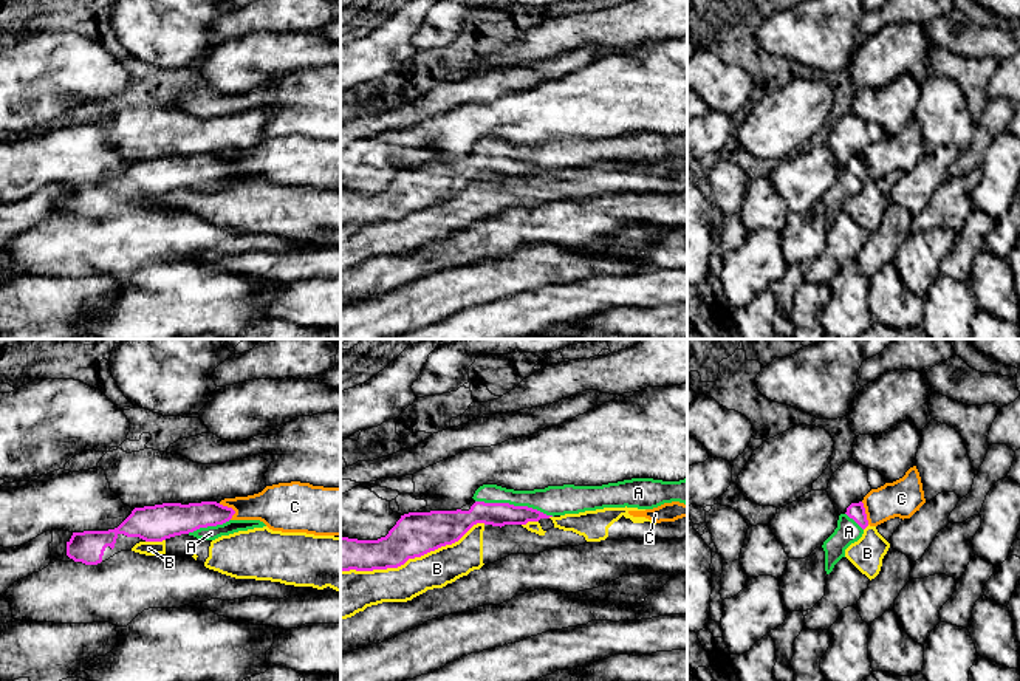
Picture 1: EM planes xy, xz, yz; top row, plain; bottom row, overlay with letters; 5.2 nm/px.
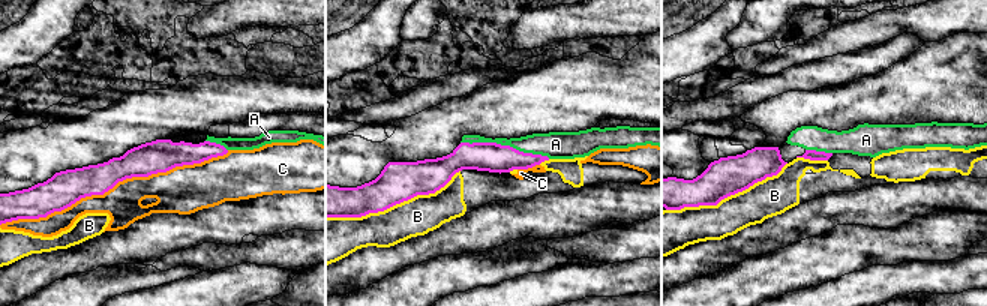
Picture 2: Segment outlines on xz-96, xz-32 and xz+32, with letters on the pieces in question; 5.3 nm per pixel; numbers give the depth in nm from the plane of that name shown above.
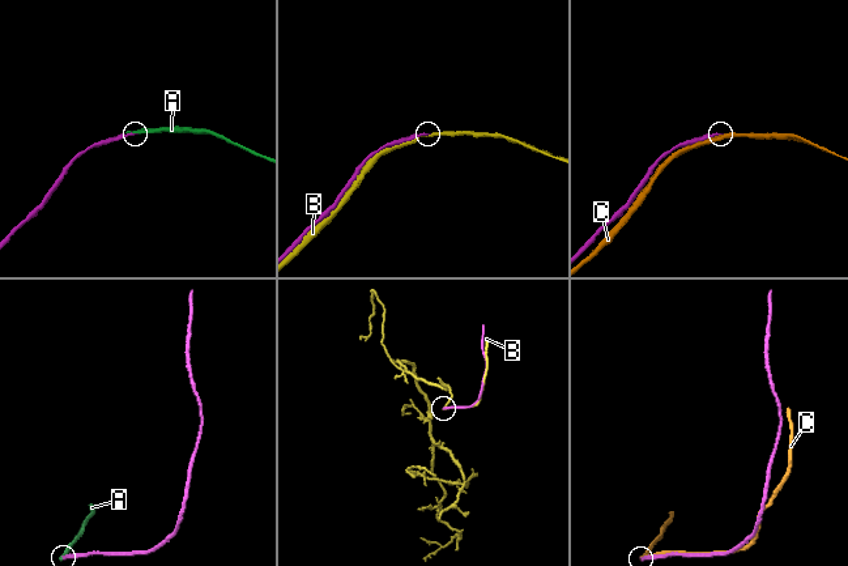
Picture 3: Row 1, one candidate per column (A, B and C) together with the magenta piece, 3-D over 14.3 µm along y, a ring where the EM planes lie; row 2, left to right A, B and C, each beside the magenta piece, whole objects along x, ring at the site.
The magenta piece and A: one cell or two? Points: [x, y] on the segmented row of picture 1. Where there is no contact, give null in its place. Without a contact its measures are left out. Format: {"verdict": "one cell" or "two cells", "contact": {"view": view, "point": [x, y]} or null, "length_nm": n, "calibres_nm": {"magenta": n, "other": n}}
{"verdict": "one cell", "contact": {"view": "xz", "point": [513, 505]}, "length_nm": 420, "calibres_nm": {"magenta": 130, "other": 160}}

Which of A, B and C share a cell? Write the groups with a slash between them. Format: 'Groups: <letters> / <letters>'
Groups: A / B / C

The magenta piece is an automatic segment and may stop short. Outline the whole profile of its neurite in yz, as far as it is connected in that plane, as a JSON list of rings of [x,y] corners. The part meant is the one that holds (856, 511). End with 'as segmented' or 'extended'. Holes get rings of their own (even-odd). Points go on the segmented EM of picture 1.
[[[862,501],[851,503],[847,512],[839,515],[837,528],[822,545],[825,551],[827,574],[830,574],[834,565],[845,557],[845,549],[862,537],[867,526],[868,520]]]; extended

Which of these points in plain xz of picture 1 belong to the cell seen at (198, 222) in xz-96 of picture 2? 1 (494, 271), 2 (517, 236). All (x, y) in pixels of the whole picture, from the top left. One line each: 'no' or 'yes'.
1: no
2: yes

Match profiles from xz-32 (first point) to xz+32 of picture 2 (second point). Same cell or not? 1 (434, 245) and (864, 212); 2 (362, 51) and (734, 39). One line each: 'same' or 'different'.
1: same
2: different

